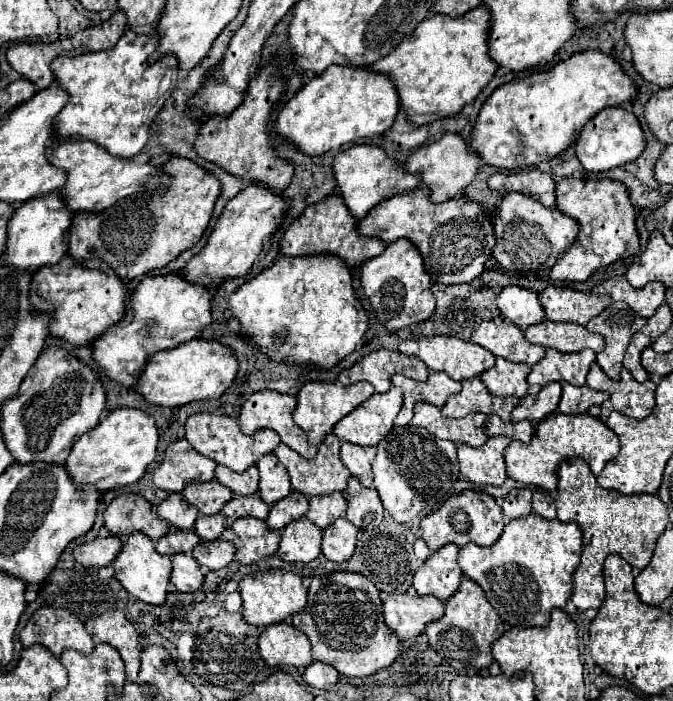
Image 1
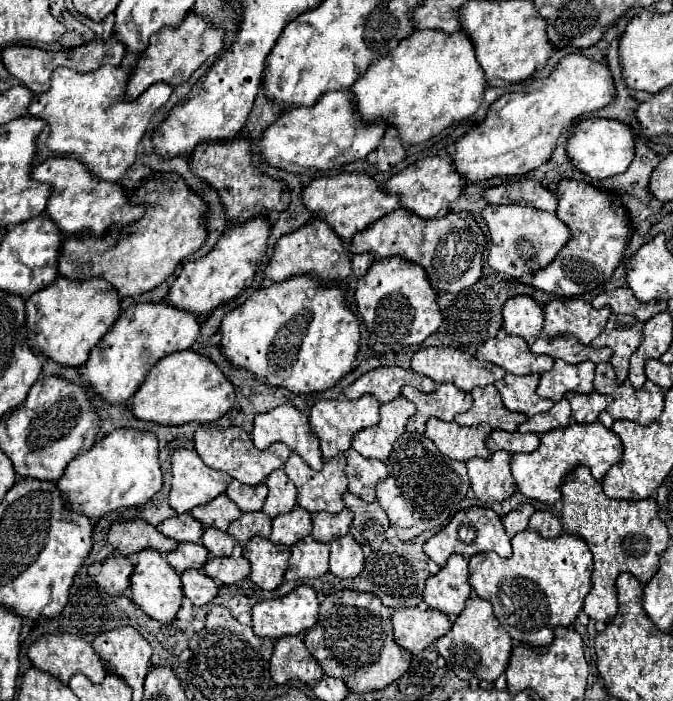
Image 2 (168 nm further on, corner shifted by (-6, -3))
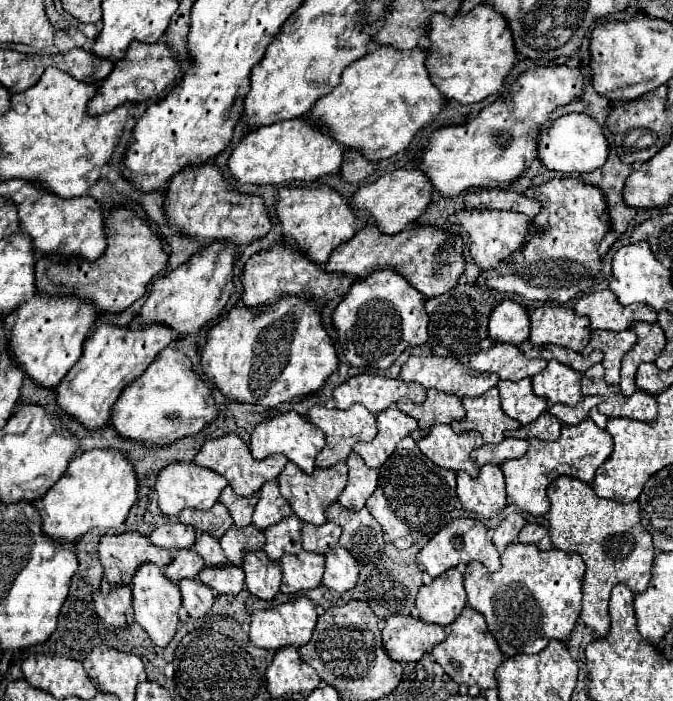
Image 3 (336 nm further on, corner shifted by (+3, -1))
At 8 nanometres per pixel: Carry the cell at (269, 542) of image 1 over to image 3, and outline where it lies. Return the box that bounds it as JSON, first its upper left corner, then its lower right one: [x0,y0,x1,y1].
[242,551,282,601]

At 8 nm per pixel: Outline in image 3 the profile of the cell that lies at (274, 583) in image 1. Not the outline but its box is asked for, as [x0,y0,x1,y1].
[250,597,318,651]

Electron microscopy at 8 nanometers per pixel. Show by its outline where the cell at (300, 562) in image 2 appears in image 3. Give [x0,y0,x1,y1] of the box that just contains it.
[280,551,324,593]

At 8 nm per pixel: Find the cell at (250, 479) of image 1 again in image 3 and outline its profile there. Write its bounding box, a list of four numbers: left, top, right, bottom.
[218,487,258,527]

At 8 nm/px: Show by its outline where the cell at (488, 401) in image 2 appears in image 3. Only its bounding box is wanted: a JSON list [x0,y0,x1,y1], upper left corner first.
[452,387,520,445]

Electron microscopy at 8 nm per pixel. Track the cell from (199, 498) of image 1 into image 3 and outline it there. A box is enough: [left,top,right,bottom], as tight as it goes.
[180,503,232,539]

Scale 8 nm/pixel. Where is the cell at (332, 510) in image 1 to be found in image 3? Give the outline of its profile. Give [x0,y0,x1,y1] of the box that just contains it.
[302,523,340,555]

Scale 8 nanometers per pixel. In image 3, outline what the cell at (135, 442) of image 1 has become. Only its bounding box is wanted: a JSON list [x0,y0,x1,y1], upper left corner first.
[36,449,138,543]

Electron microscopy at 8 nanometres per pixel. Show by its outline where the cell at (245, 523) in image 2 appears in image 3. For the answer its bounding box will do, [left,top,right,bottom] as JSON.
[220,525,264,567]

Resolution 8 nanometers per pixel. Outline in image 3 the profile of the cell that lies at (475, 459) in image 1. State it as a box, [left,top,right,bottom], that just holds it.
[456,465,508,519]

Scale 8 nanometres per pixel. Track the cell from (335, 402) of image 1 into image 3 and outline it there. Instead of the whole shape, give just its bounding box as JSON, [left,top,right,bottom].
[308,405,376,467]

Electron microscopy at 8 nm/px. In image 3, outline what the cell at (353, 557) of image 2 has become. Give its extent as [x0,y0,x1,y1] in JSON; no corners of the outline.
[322,547,360,593]

